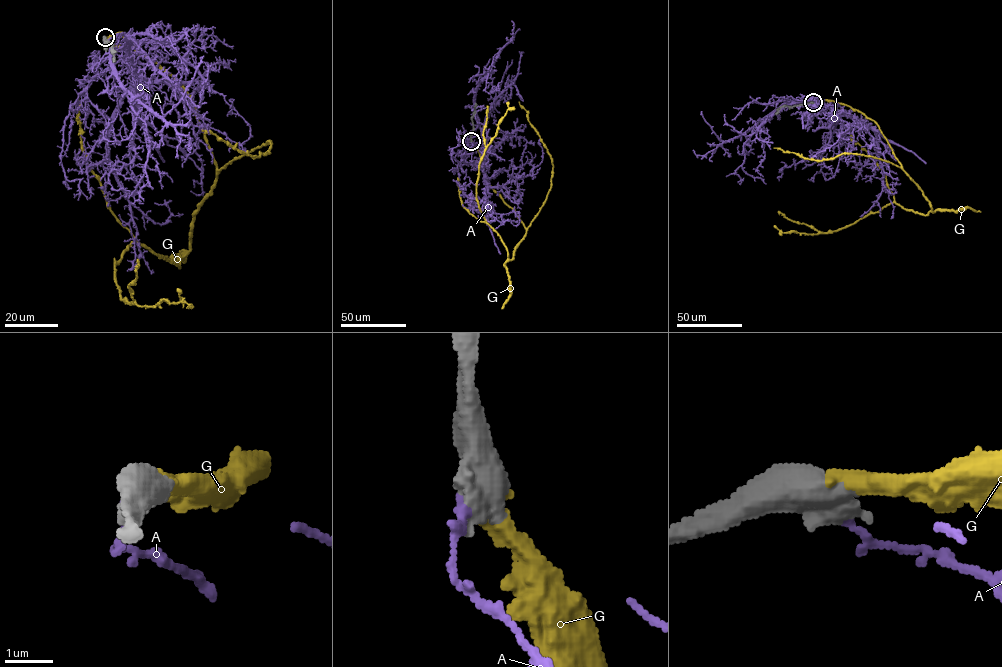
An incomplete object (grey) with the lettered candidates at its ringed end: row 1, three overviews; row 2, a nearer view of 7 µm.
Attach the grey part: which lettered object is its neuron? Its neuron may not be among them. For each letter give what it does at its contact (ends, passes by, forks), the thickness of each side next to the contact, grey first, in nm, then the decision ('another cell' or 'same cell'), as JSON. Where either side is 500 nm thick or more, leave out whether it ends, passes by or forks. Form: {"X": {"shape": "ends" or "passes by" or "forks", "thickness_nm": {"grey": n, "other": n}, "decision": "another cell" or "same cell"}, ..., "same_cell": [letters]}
{"A": {"thickness_nm": {"grey": 750, "other": 180}, "decision": "another cell"}, "G": {"thickness_nm": {"grey": 800, "other": 420}, "decision": "same cell"}, "same_cell": ["G"]}

